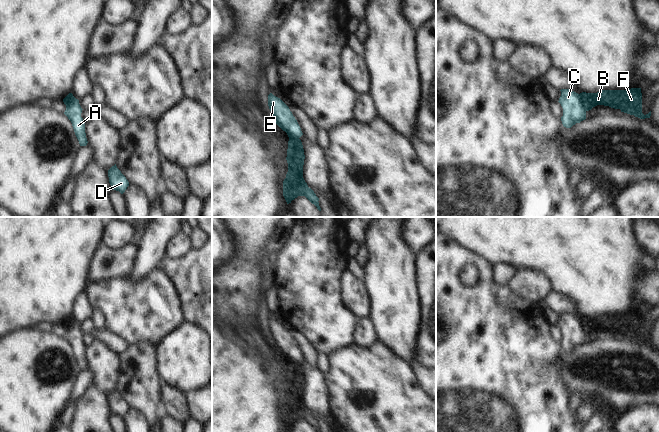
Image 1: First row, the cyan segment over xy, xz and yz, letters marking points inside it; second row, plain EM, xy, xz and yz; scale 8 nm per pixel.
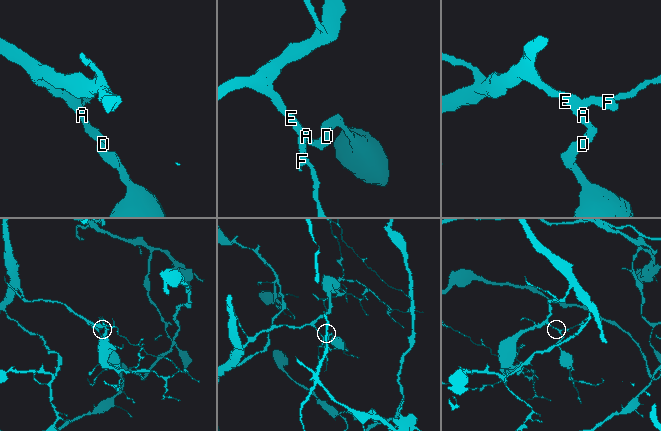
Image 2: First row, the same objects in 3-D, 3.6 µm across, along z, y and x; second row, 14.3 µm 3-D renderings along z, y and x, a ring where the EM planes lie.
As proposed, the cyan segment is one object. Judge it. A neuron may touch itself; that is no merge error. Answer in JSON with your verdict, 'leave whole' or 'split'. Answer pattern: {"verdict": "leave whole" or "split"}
{"verdict": "split"}

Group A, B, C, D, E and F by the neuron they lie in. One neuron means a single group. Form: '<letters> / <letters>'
A C D E / B F

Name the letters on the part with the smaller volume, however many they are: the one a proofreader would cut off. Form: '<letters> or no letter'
B, F

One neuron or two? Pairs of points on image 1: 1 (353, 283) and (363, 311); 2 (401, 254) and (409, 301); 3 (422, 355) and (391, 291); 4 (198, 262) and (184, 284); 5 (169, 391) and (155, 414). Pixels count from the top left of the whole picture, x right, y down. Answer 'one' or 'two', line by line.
1: one
2: one
3: two
4: one
5: two

